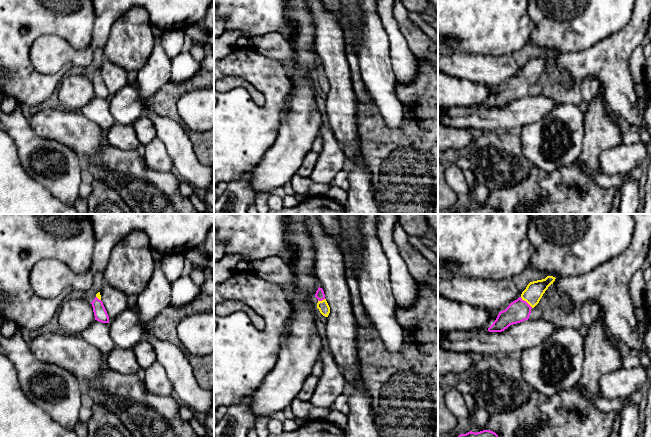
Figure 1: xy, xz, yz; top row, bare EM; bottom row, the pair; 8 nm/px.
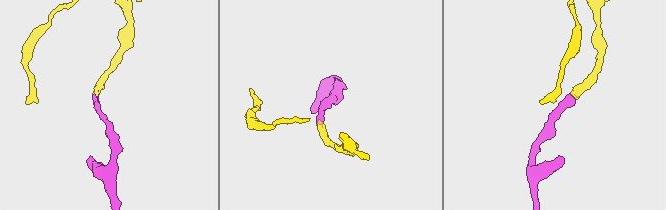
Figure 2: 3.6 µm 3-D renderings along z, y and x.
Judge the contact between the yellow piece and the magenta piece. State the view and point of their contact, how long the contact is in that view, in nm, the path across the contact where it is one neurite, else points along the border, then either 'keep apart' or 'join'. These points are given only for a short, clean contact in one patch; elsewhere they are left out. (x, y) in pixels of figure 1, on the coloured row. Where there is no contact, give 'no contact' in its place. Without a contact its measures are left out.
contact yz (526, 301); length 130 nm; way yz (534, 291), (526, 301), (519, 310); join

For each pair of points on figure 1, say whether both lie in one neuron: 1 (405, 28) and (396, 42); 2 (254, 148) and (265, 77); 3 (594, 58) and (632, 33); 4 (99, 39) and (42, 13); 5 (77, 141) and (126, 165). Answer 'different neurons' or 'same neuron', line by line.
1: different neurons
2: same neuron
3: same neuron
4: different neurons
5: different neurons

